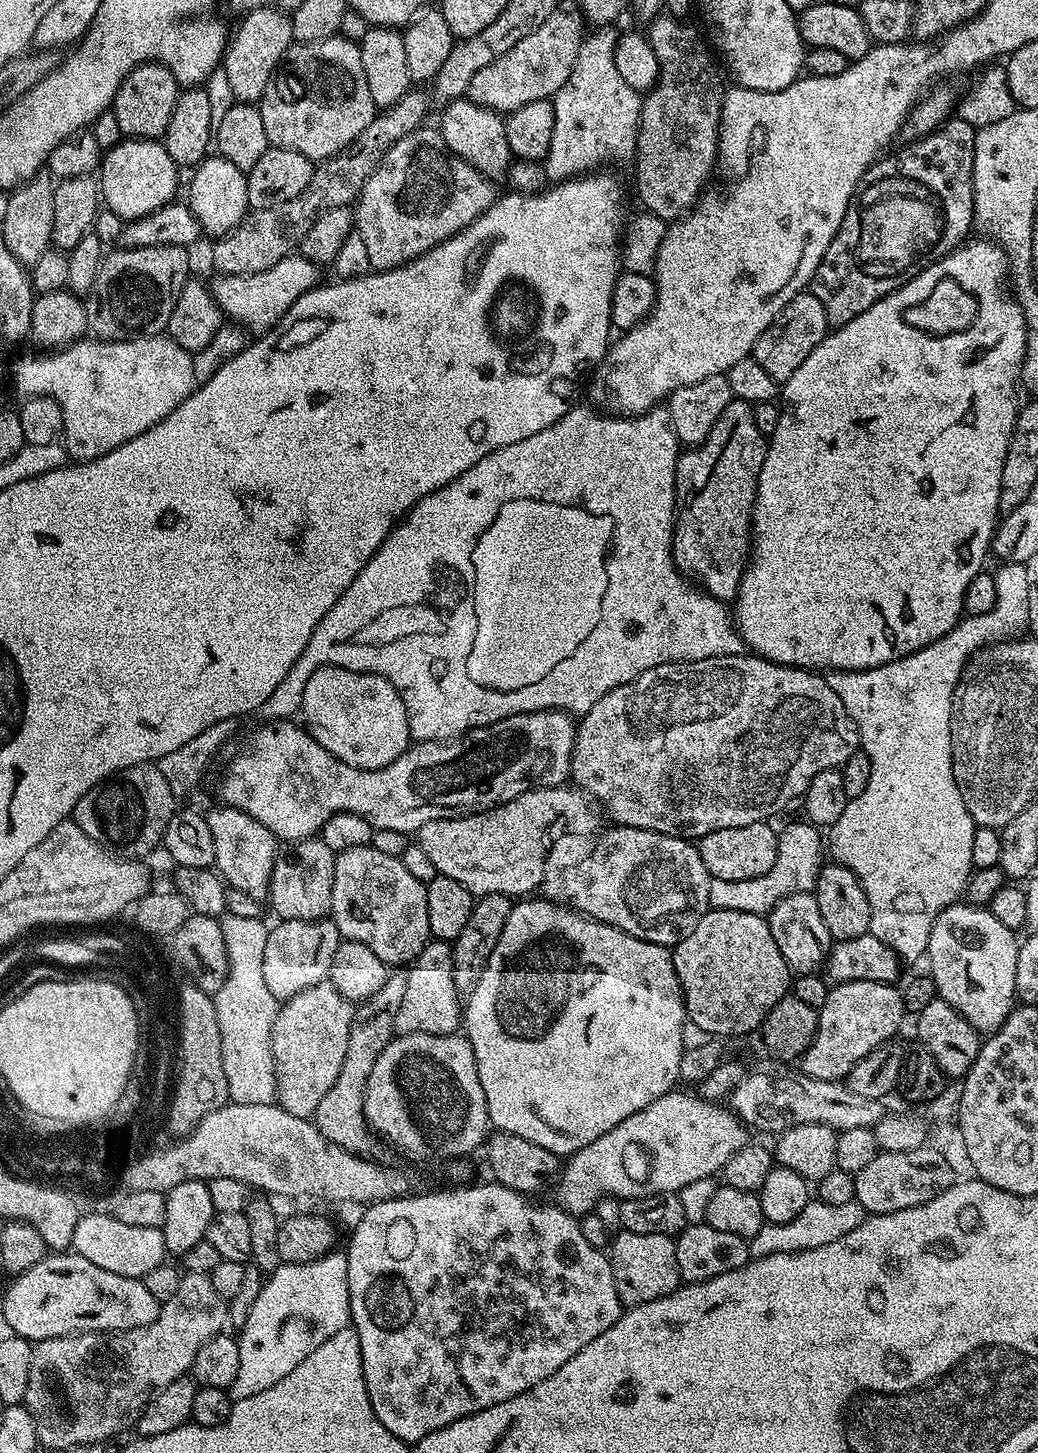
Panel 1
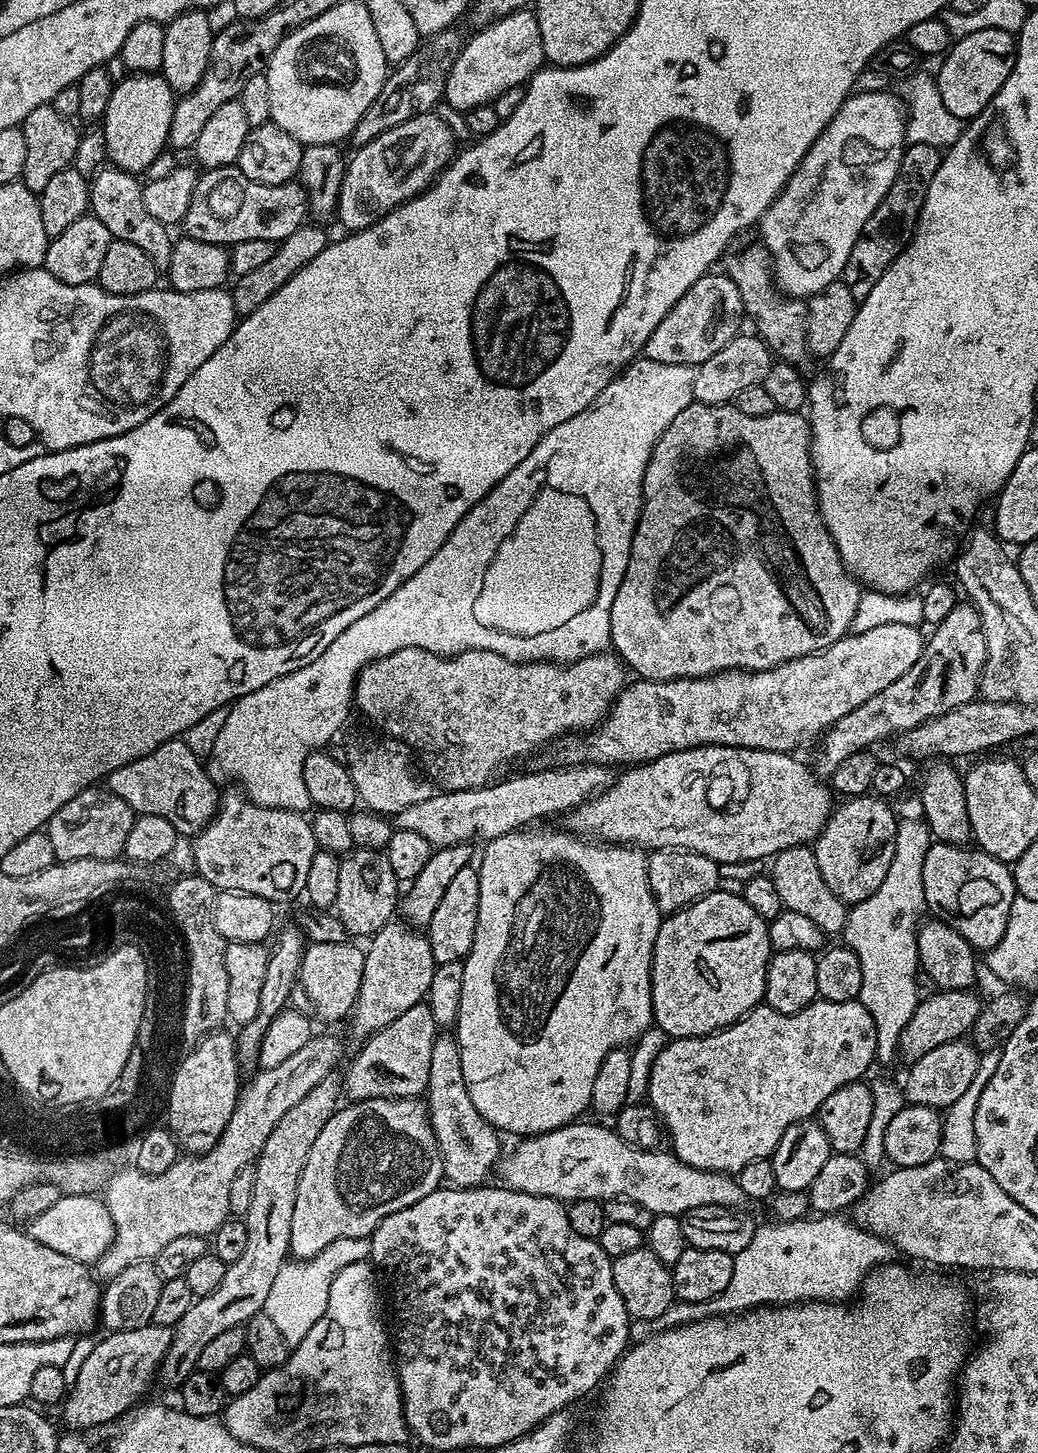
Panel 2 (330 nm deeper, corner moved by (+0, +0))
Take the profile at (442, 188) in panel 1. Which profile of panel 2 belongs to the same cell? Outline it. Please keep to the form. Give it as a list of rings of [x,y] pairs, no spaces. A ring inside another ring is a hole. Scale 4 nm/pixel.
[[[435,111],[418,114],[351,153],[336,203],[338,221],[342,227],[348,228],[344,230],[349,233],[366,230],[390,214],[390,210],[431,188],[437,176],[452,163],[458,151],[456,136],[451,126],[436,115]]]

